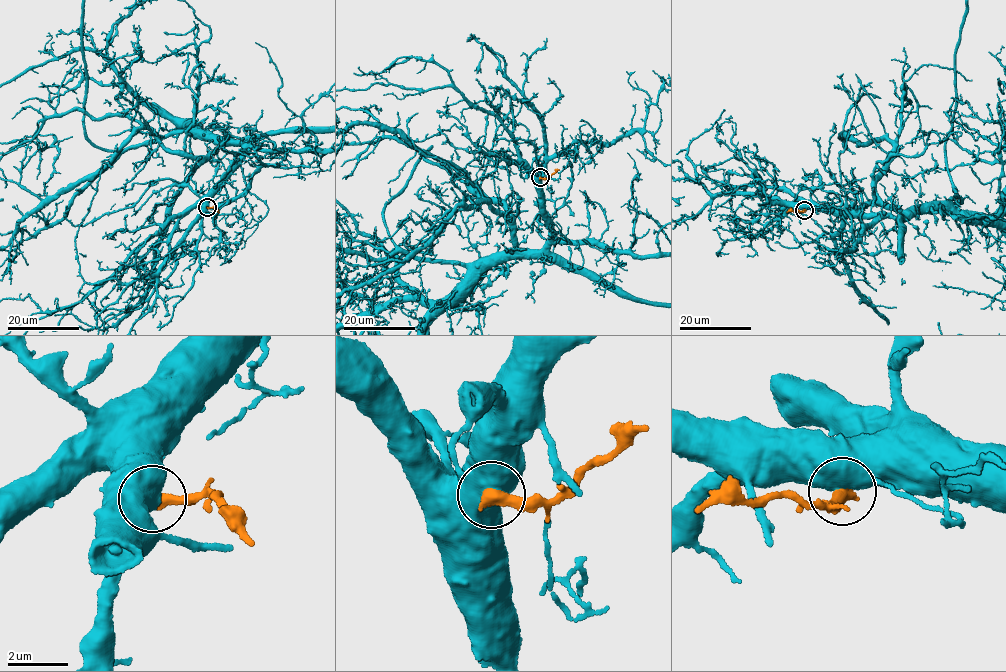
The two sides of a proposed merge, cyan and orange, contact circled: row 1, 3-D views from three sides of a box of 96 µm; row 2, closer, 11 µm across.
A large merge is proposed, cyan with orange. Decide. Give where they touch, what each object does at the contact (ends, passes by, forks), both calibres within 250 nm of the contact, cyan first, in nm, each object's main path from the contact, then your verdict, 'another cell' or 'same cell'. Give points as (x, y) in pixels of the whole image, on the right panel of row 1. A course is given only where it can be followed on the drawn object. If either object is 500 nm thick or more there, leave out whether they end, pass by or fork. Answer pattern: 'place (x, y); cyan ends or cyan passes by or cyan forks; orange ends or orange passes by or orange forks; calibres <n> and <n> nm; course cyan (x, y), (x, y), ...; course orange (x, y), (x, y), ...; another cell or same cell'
place (804, 210); calibres 850 and 480 nm; course cyan (804, 209), (849, 217), (898, 218), (909, 207), (932, 205), (947, 212), (964, 211), (980, 219); course orange (804, 209), (786, 212); another cell

